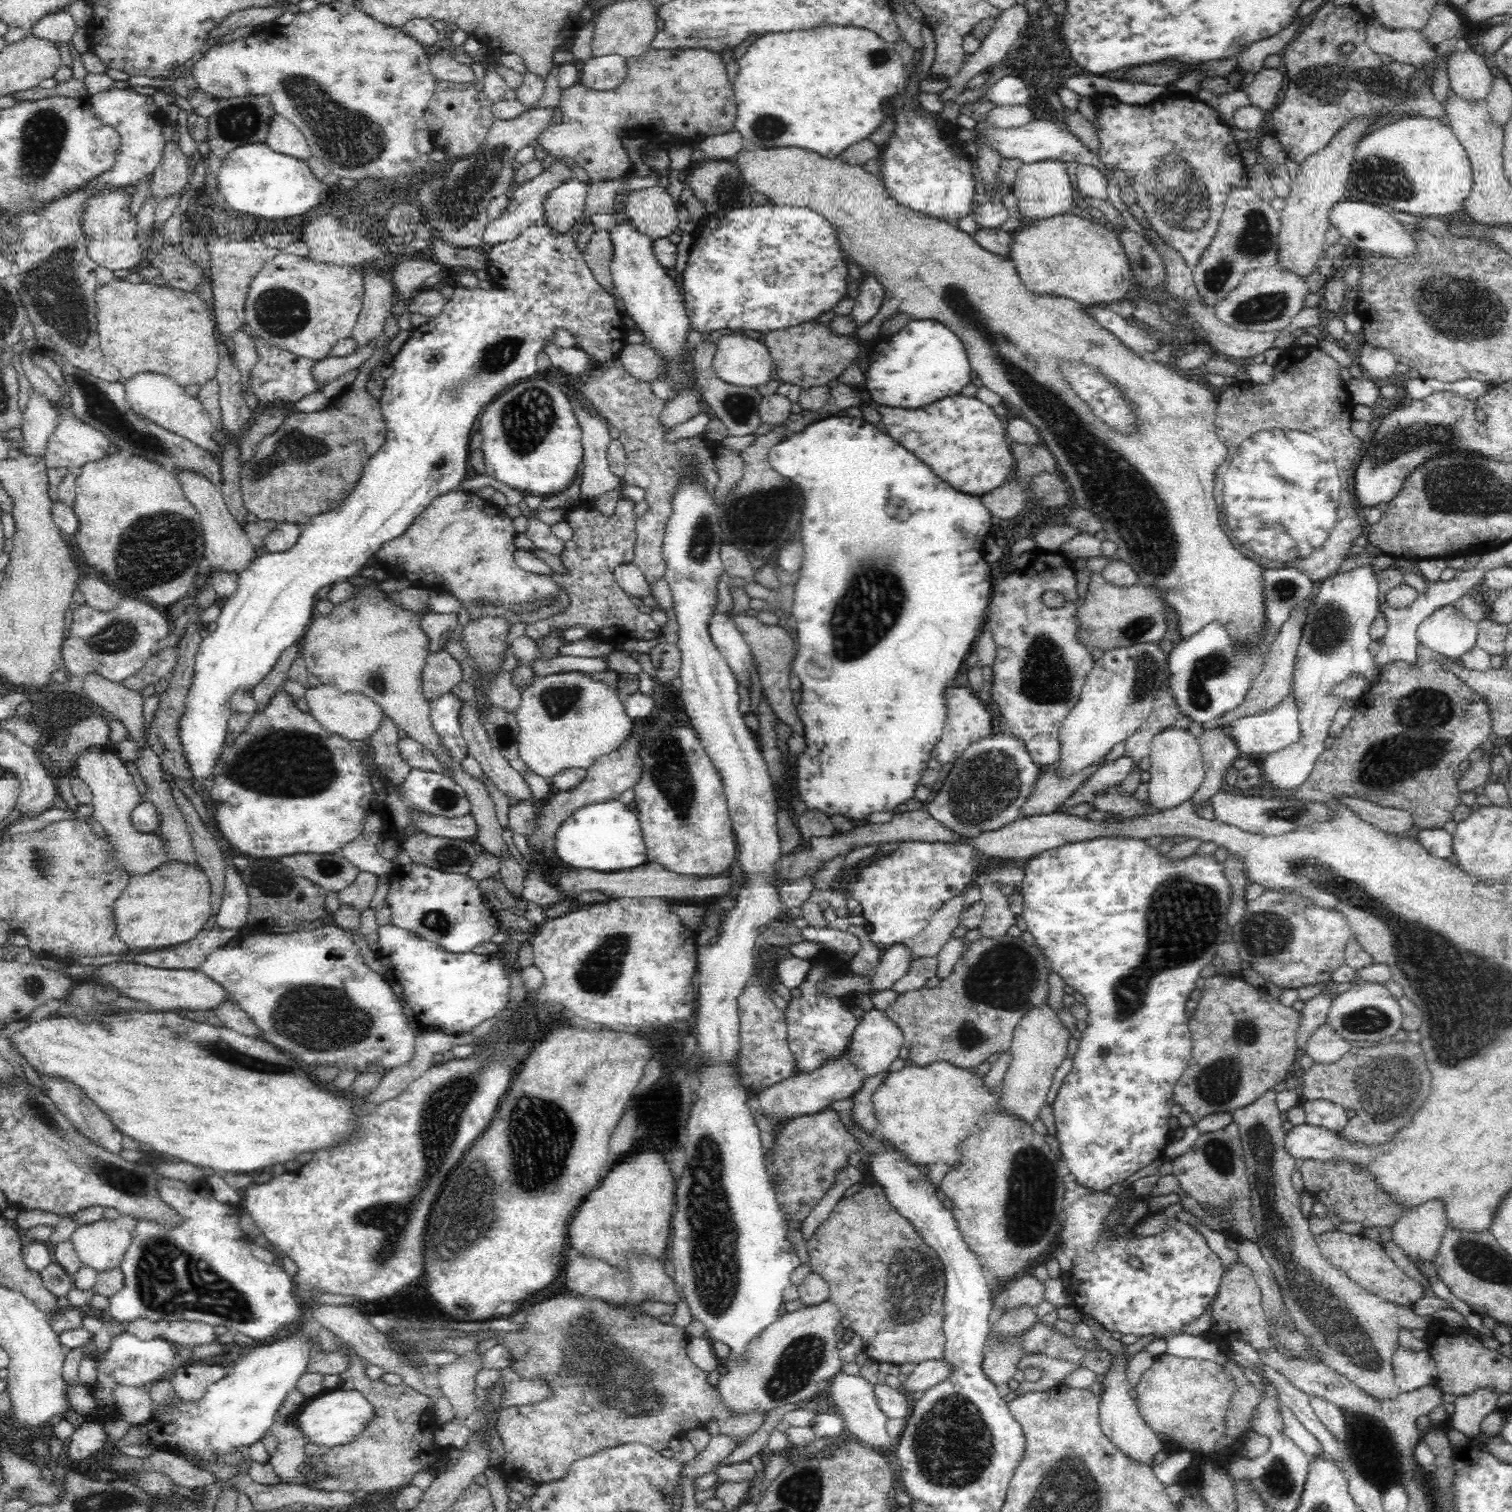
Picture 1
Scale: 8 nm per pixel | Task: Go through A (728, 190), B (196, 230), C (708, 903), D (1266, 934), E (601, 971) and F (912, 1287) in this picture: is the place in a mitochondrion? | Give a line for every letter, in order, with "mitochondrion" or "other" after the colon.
A: mitochondrion
B: other
C: other
D: mitochondrion
E: mitochondrion
F: mitochondrion

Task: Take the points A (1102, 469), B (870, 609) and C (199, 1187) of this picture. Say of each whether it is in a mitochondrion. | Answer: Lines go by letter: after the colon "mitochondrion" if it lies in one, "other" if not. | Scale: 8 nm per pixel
A: mitochondrion
B: mitochondrion
C: other

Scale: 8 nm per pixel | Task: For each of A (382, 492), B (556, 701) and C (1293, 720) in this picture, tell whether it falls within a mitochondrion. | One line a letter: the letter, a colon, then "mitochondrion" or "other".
A: other
B: mitochondrion
C: other

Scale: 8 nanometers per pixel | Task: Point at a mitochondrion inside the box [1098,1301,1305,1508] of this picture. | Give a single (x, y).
(1278, 1479)

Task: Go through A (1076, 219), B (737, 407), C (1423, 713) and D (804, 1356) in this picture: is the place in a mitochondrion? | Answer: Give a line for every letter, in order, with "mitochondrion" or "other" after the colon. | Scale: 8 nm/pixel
A: other
B: mitochondrion
C: mitochondrion
D: mitochondrion

